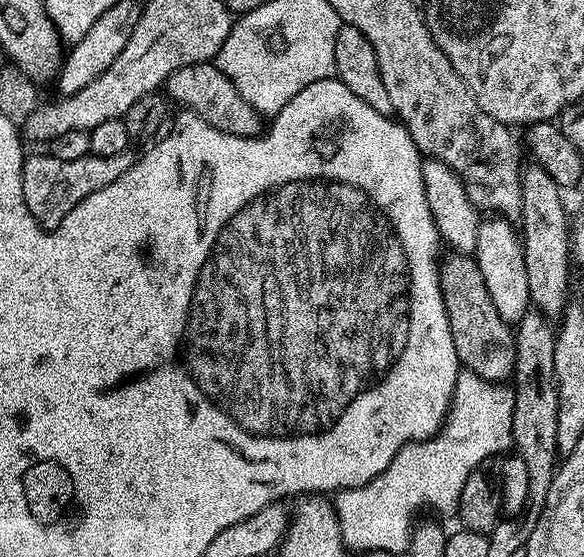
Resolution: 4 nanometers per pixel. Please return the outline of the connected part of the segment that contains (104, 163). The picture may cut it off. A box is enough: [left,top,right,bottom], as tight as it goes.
[19,151,134,230]

